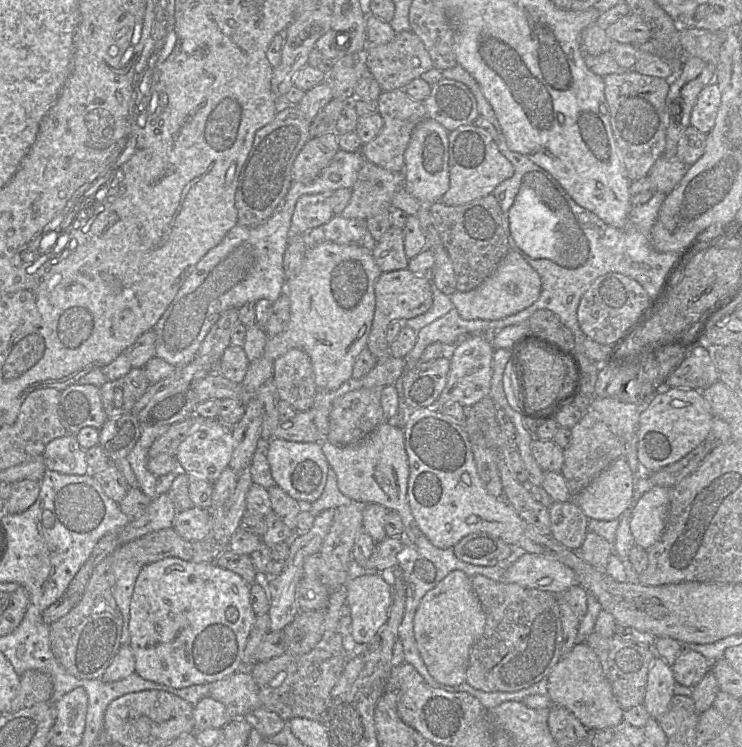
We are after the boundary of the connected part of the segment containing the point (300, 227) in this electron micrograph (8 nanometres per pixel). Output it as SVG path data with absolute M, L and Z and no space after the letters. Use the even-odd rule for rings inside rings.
M330 194L303 195L296 202L292 214L292 233L303 234L325 224L333 216Z

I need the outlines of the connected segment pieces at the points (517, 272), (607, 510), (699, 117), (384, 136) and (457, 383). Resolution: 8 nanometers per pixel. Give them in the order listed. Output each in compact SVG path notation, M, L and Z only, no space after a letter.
M509 251L494 272L477 288L455 291L450 299L464 320L498 320L516 314L535 303L541 293L541 278L520 253Z
M624 457L616 459L571 500L589 518L618 519L629 507L634 491L634 474Z
M716 83L705 86L700 91L692 108L689 125L707 135L715 123L720 96L720 90Z
M404 89L382 91L377 100L377 112L383 119L383 127L374 139L362 145L360 152L366 161L393 172L403 173L404 153L412 132L417 124L427 118L425 105L413 100Z
M473 334L461 339L449 350L450 370L447 383L434 407L442 408L453 402L469 408L484 397L490 396L494 348L490 334Z

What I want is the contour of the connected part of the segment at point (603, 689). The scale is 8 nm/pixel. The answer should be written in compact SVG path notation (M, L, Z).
M575 643L571 652L561 657L547 677L547 690L554 705L568 709L589 731L610 728L623 721L624 710L613 695L597 655L586 643Z

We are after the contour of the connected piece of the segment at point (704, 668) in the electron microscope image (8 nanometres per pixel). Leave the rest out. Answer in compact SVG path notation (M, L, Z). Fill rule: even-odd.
M683 648L671 667L677 683L694 687L710 670L710 664L711 661L699 652Z

